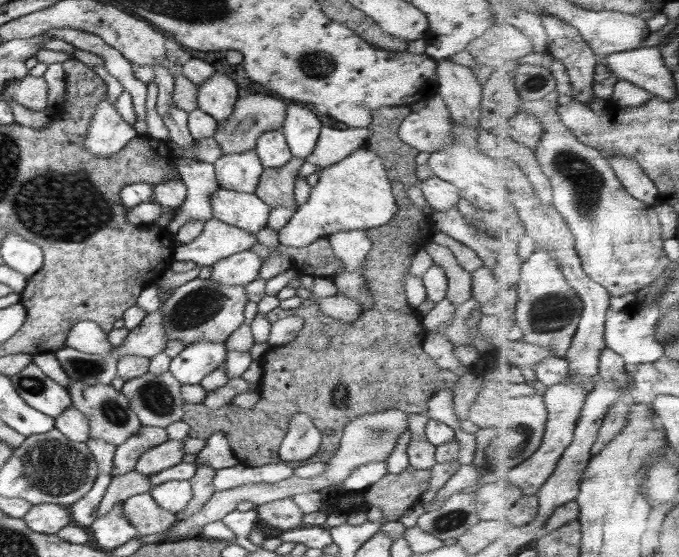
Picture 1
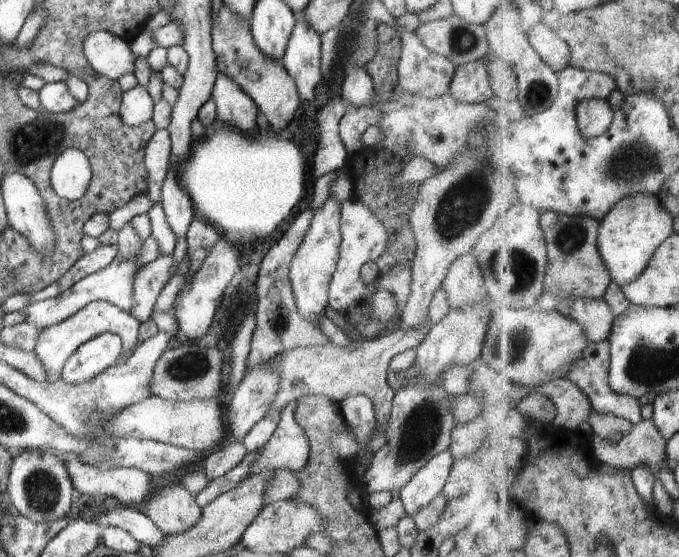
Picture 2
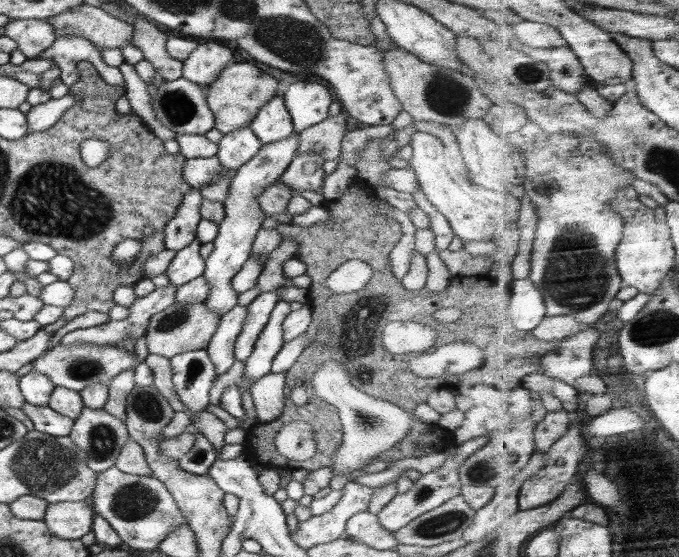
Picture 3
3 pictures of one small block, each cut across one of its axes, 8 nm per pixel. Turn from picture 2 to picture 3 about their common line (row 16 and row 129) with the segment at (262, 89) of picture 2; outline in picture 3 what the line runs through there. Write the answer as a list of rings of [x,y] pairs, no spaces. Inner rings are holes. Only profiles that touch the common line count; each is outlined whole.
[[[231,62],[223,68],[218,75],[218,79],[212,85],[206,85],[204,92],[207,106],[214,114],[214,129],[226,135],[230,132],[247,128],[260,108],[264,104],[270,103],[274,96],[282,90],[278,80],[266,74],[264,71],[248,62]]]

